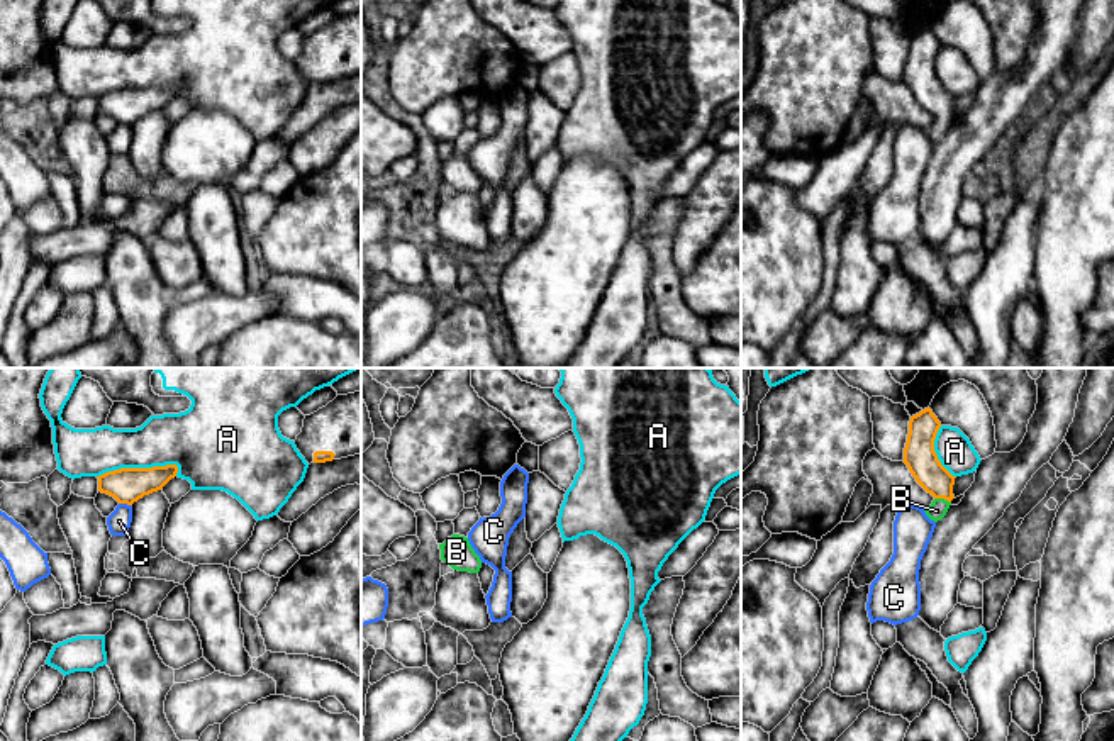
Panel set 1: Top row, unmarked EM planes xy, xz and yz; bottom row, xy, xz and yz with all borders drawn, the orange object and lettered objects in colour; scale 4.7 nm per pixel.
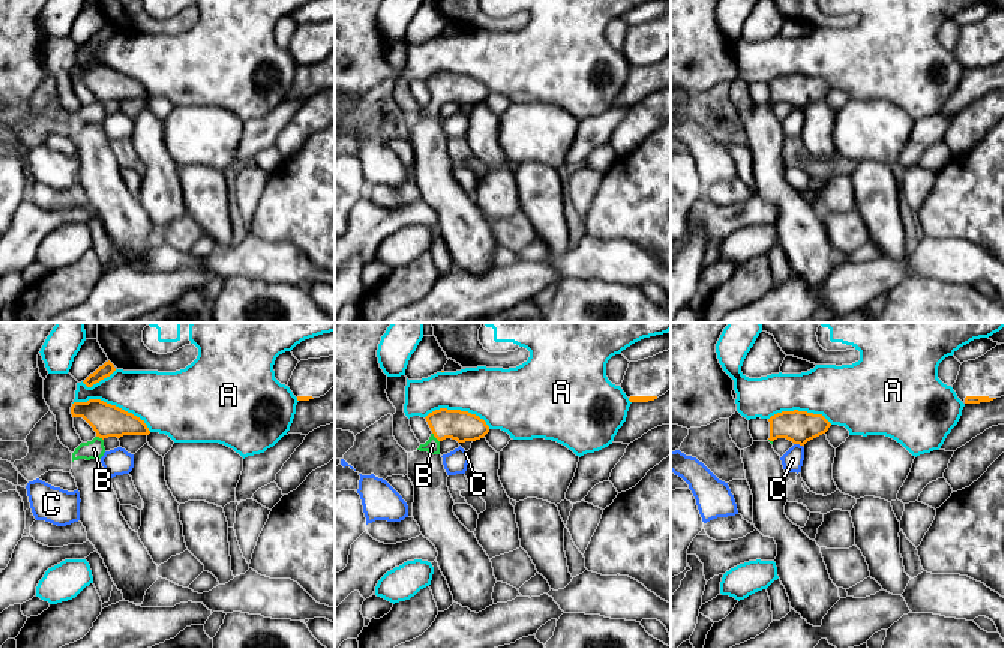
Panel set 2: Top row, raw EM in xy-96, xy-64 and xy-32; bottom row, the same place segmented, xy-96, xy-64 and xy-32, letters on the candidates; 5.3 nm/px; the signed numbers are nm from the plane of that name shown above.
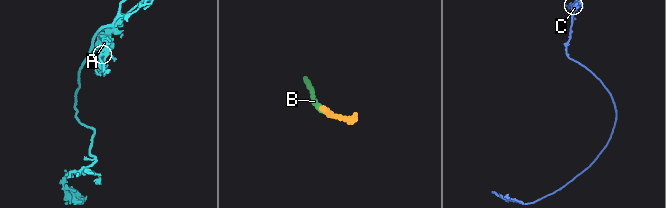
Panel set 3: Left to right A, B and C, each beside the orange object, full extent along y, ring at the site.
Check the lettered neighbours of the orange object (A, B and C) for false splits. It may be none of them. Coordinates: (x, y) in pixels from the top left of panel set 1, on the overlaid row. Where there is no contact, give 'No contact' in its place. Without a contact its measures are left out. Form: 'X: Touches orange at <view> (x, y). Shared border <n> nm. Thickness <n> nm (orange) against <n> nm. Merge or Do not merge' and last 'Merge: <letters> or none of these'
A: Touches orange at xy (138, 468). Shared border 400 nm. Thickness 170 nm (orange) against 240 nm. Do not merge
B: Touches orange at yz (943, 497). Shared border 80 nm. Thickness 150 nm (orange) against 90 nm. Merge
C: Touches orange at xy (126, 502). Shared border 70 nm. Thickness 170 nm (orange) against 110 nm. Do not merge
Merge: B

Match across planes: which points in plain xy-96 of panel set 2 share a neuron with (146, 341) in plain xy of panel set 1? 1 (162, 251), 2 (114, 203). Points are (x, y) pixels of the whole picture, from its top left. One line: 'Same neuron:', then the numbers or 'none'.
Same neuron: 2

